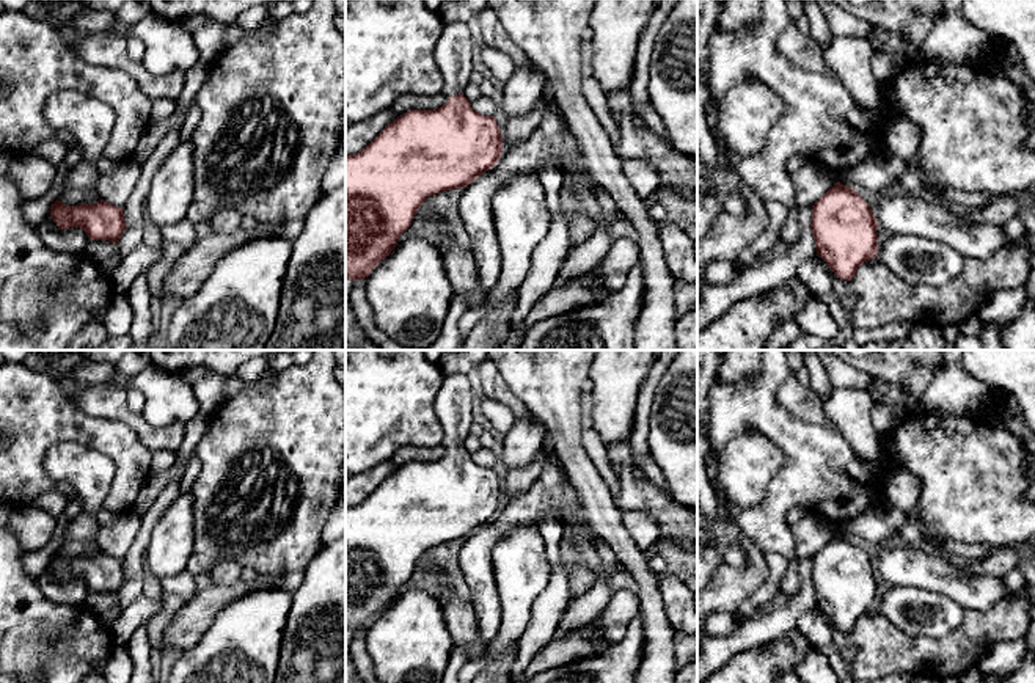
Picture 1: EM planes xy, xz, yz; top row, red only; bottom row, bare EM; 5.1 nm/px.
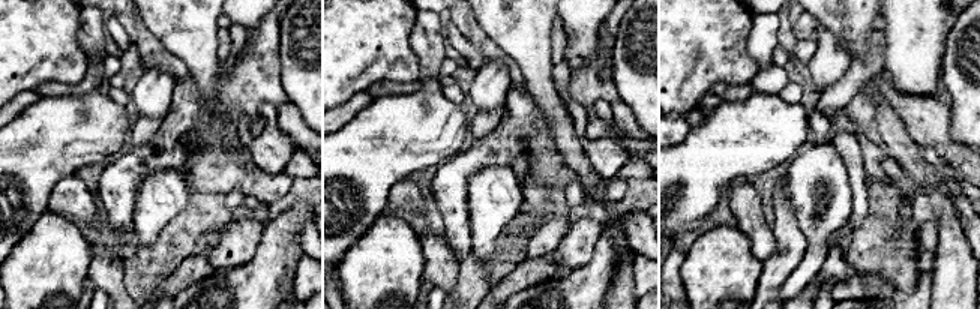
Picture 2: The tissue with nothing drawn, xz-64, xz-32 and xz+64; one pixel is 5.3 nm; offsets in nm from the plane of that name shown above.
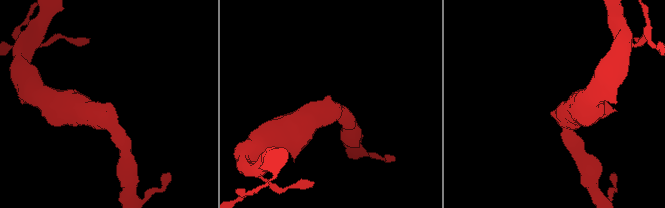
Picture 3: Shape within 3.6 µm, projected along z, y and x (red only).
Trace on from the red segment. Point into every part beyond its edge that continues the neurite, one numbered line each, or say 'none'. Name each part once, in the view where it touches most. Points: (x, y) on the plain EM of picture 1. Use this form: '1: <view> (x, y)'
1: xz (454, 401)

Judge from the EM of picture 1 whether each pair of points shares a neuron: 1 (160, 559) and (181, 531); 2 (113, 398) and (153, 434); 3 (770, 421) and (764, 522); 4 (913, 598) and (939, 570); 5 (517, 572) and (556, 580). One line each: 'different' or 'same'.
1: same
2: same
3: same
4: different
5: different

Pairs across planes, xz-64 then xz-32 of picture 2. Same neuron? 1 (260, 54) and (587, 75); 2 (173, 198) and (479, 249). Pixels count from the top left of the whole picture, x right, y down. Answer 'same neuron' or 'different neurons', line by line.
1: same neuron
2: same neuron

